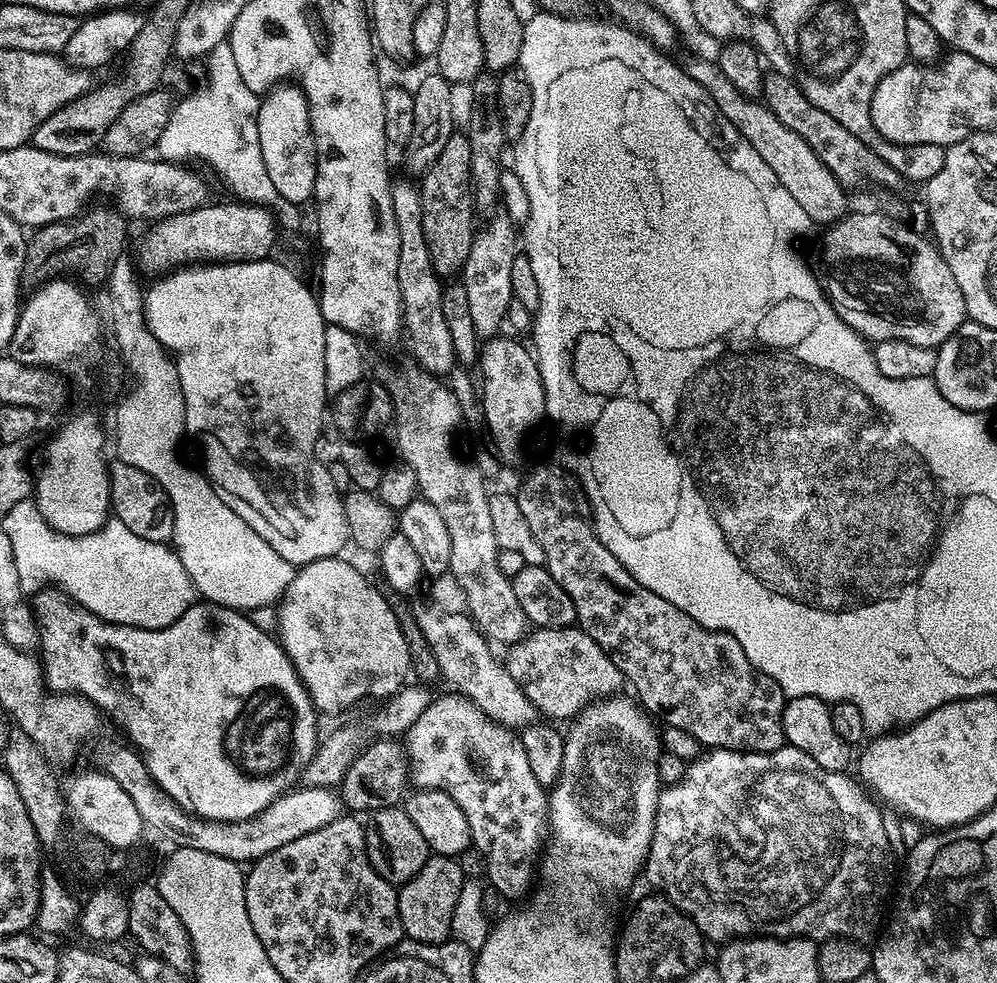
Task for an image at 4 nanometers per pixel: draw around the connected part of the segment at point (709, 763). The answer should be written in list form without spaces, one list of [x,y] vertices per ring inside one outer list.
[[[791,746],[773,752],[731,752],[725,748],[705,751],[685,767],[684,776],[676,784],[659,789],[652,845],[649,846],[648,858],[644,861],[643,879],[648,879],[659,895],[666,897],[675,908],[687,914],[708,942],[733,942],[753,936],[802,936],[805,940],[817,942],[839,938],[854,940],[865,946],[871,945],[877,939],[876,931],[880,928],[884,903],[887,902],[888,891],[892,888],[892,875],[896,872],[896,860],[892,857],[894,841],[888,836],[888,824],[880,813],[881,805],[866,795],[865,789],[850,777],[851,775],[842,772],[822,770],[822,766],[818,766],[818,762],[810,758],[810,754],[802,754],[802,750]]]

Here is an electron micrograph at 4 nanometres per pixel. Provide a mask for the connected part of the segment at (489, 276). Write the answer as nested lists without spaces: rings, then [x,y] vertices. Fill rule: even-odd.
[[[500,214],[494,219],[496,218],[497,220],[489,224],[488,230],[481,229],[475,233],[469,257],[462,269],[462,283],[466,286],[470,319],[474,321],[474,330],[481,338],[501,335],[507,321],[508,307],[513,300],[510,269],[513,268],[514,258],[518,255],[518,234],[513,222],[506,215]]]

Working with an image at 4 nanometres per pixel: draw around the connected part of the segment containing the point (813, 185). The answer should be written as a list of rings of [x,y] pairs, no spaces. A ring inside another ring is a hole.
[[[696,60],[693,65],[691,76],[711,94],[719,112],[739,130],[774,174],[778,175],[779,182],[793,195],[811,223],[832,224],[847,213],[846,190],[794,130],[786,127],[766,104],[743,96],[717,63]]]

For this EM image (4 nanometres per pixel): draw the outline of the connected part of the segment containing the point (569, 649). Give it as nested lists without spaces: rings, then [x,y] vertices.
[[[580,627],[571,628],[536,628],[529,631],[527,636],[520,643],[507,649],[508,660],[506,656],[506,667],[510,678],[518,682],[522,694],[534,702],[537,713],[541,717],[549,716],[549,721],[568,720],[579,717],[585,709],[591,708],[597,702],[615,697],[620,687],[625,687],[626,681],[624,675],[614,666],[611,656],[594,642]]]

